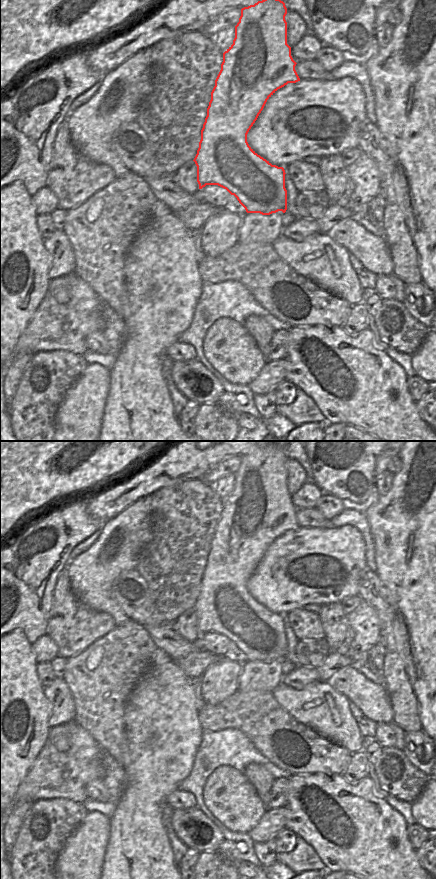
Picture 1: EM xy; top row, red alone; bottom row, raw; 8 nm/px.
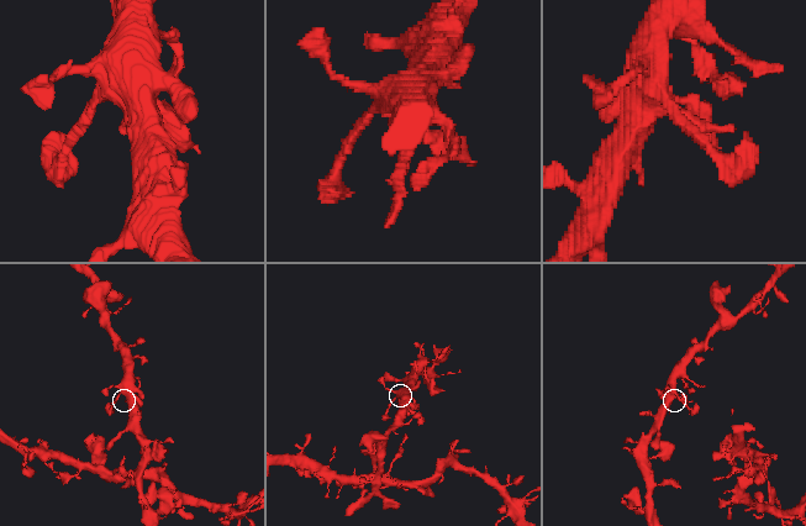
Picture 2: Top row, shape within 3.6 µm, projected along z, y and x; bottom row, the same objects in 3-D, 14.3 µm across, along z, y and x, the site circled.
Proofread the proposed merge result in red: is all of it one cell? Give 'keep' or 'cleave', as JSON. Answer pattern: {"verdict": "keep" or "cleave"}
{"verdict": "keep"}

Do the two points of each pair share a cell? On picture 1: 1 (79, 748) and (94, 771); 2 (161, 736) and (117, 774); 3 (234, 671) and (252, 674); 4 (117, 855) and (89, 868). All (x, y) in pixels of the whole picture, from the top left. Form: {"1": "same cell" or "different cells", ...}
{"1": "same cell", "2": "different cells", "3": "different cells", "4": "different cells"}

